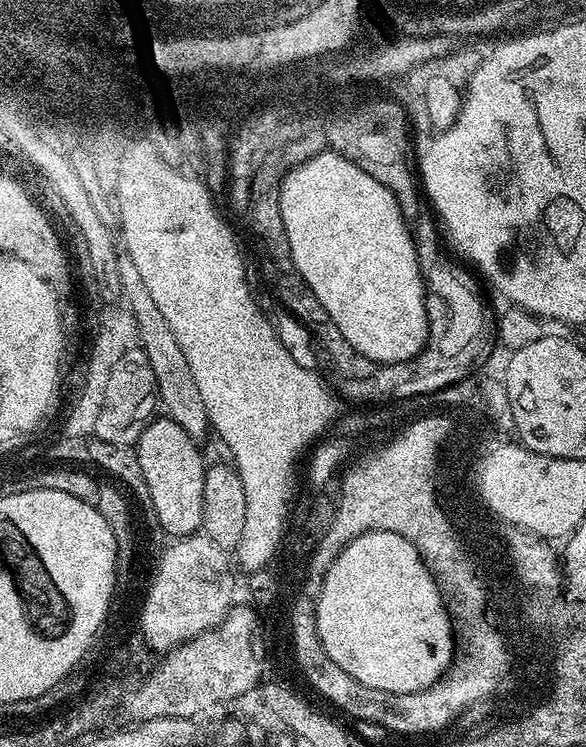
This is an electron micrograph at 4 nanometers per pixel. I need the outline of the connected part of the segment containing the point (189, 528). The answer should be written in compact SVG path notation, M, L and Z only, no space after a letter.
M156 418L145 426L134 447L150 490L150 512L152 516L156 515L161 530L172 536L168 538L197 535L204 523L202 494L206 483L206 459L200 453L201 445L182 426L178 426L177 422L169 418Z

